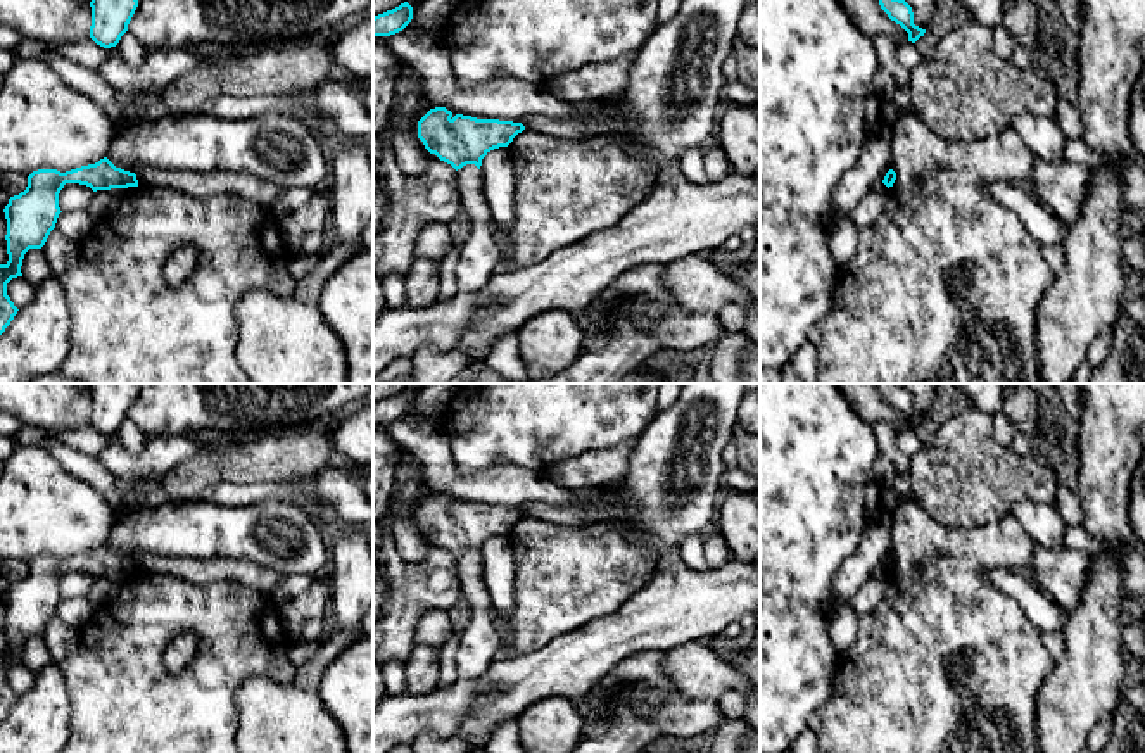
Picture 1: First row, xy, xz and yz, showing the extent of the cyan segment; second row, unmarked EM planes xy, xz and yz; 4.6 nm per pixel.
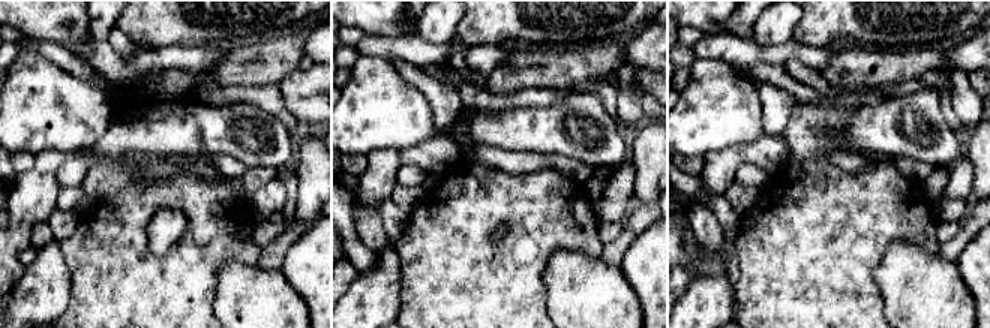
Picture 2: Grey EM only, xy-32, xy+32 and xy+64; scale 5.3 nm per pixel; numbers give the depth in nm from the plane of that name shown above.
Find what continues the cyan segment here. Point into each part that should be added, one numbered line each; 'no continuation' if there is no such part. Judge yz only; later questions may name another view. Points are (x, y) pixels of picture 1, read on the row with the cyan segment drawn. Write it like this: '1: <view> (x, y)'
no continuation

